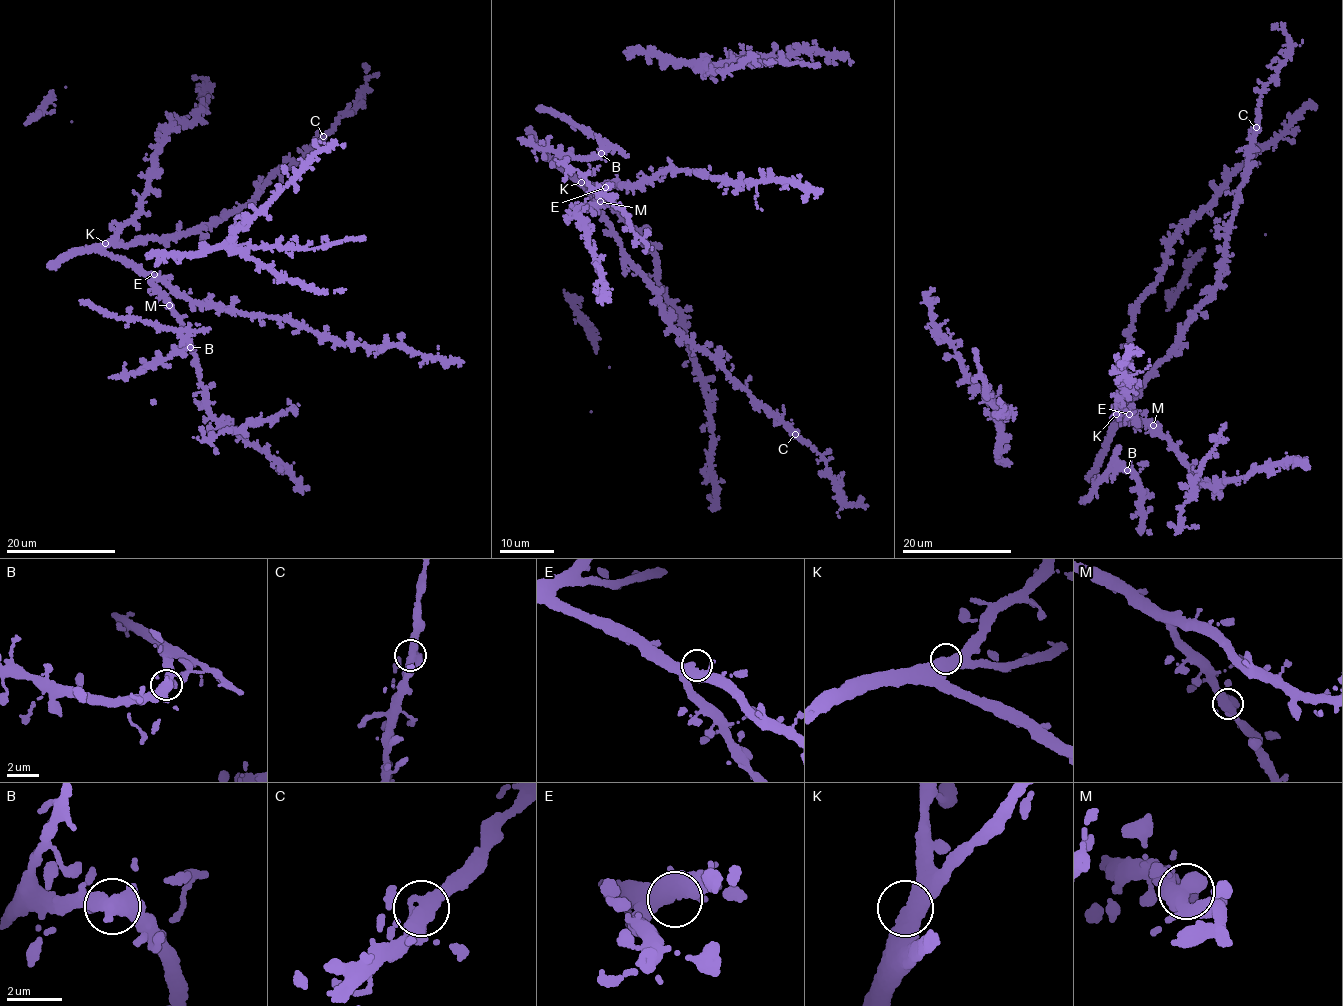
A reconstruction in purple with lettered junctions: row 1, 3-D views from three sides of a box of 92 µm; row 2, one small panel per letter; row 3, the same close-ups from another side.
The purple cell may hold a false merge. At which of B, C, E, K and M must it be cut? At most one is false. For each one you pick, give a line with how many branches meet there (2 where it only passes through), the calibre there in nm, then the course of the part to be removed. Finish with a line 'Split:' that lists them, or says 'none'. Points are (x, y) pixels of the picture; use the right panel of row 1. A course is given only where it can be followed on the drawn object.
B: 2 | 550 nm | (1128, 469), (1142, 489), (1144, 516), (1141, 522), (1151, 507)
Split: B

